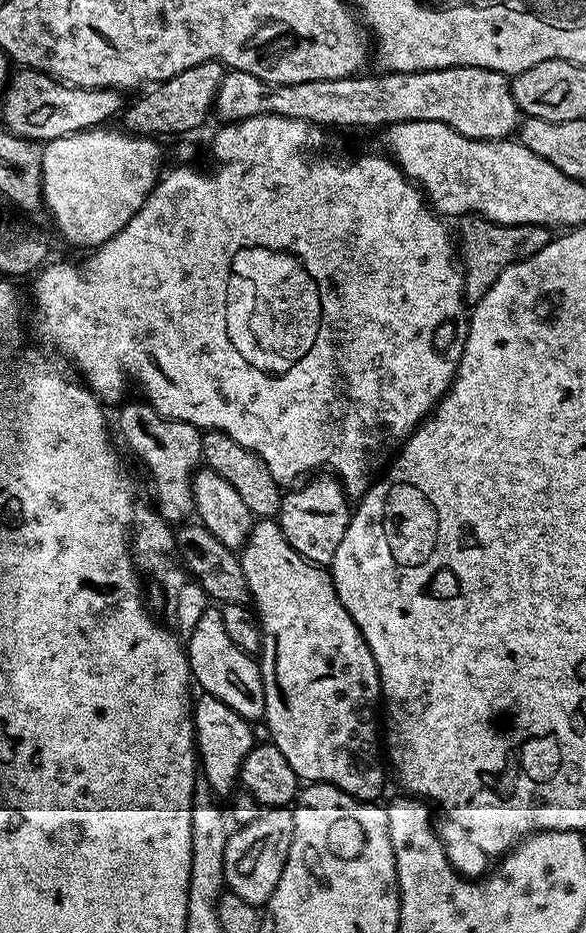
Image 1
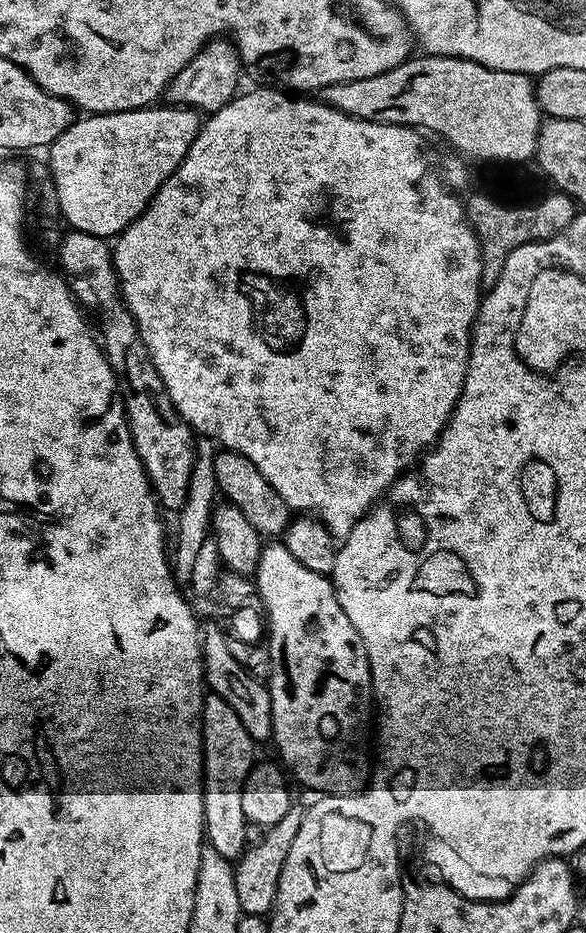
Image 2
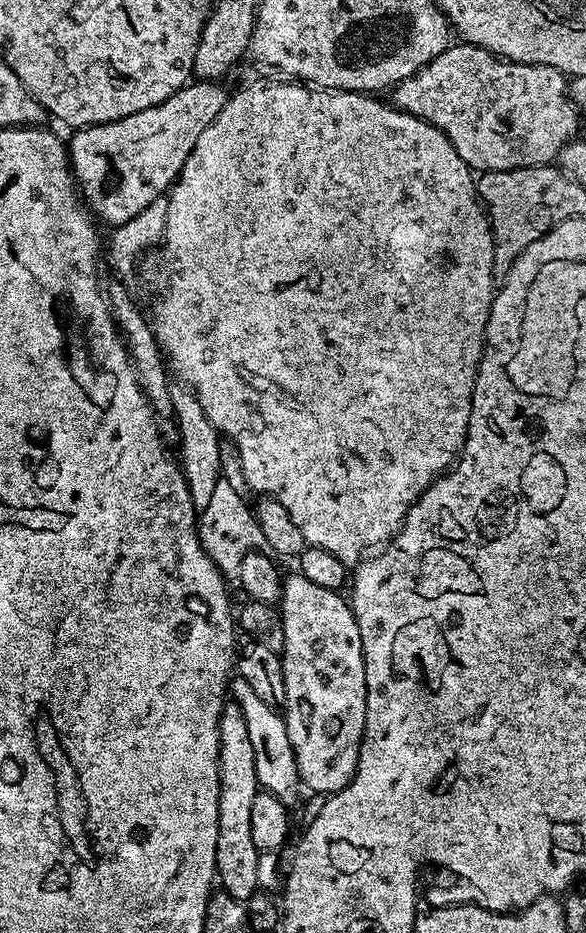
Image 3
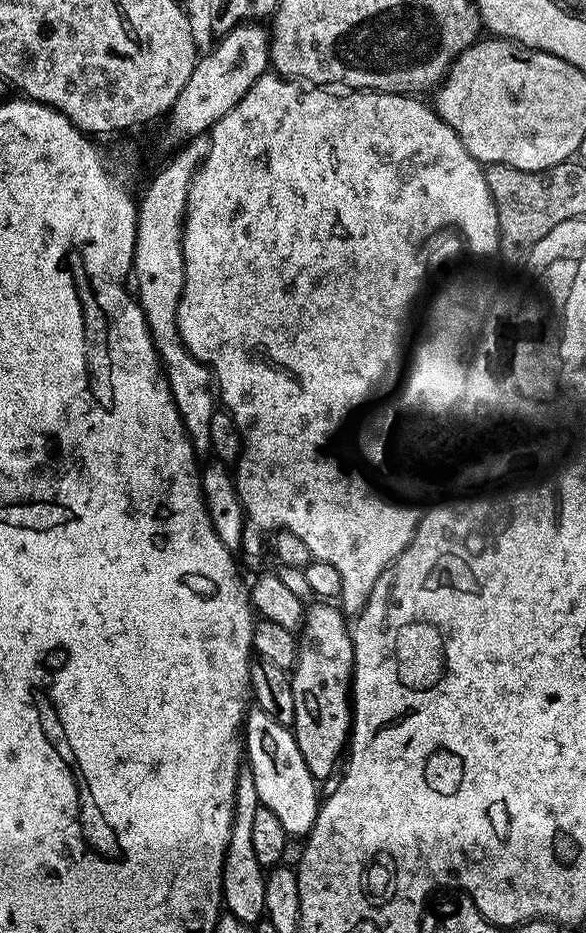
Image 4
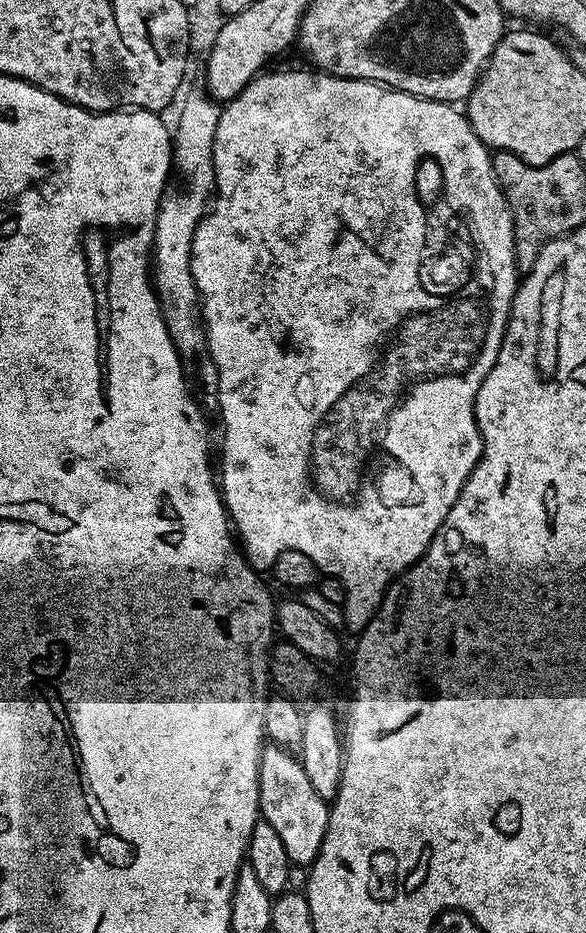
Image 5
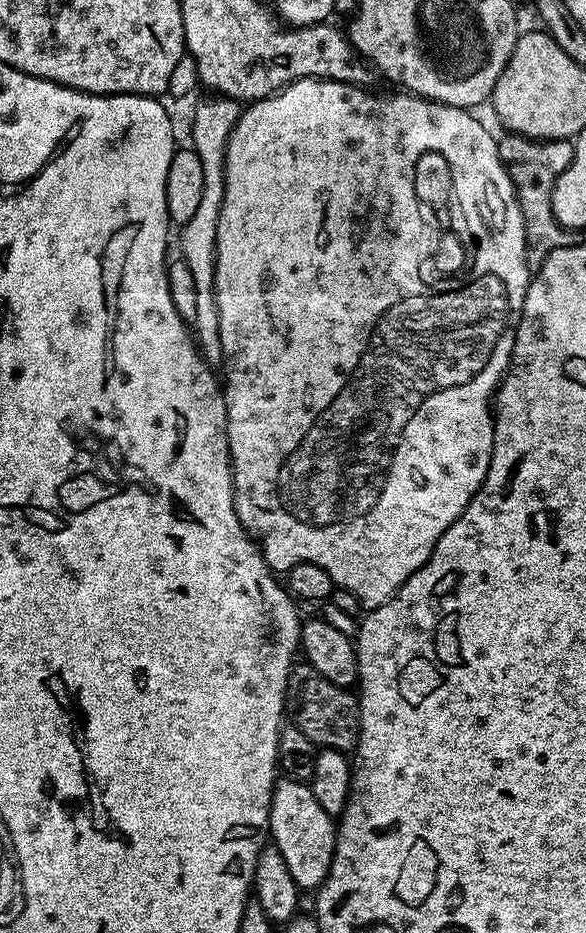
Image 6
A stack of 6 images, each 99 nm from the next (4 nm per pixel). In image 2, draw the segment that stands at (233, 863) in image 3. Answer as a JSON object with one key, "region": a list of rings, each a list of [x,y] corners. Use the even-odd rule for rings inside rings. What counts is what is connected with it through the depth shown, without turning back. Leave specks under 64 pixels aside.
{"region":[[[210,692],[204,697],[203,710],[200,719],[201,729],[201,788],[203,790],[203,812],[205,837],[209,847],[217,850],[218,854],[230,861],[237,861],[248,846],[248,831],[250,826],[245,818],[242,807],[242,786],[249,772],[256,763],[254,748],[256,742],[250,738],[242,720],[220,695]]]}

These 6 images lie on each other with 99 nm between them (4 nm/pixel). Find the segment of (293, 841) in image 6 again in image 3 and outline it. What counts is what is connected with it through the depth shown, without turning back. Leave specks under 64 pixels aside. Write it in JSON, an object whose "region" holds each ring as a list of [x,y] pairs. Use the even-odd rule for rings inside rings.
{"region":[[[239,678],[231,681],[230,696],[242,708],[242,715],[246,720],[247,733],[250,734],[251,748],[254,750],[259,787],[274,794],[282,803],[295,805],[296,795],[302,792],[302,781],[283,715],[266,702],[262,702],[262,698],[254,694],[254,689]]]}

